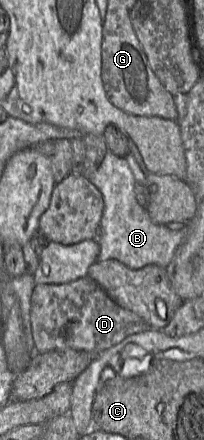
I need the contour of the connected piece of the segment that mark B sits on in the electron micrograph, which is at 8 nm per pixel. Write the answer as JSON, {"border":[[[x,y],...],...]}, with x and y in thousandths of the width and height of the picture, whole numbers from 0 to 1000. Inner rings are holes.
{"border":[[[525,341],[490,380],[426,407],[500,441],[510,477],[485,518],[505,525],[490,573],[475,593],[574,591],[637,611],[691,611],[721,602],[824,605],[863,568],[917,539],[917,509],[882,523],[824,520],[809,511],[750,505],[711,473],[691,470],[662,443],[662,407],[613,359],[559,352]]]}

